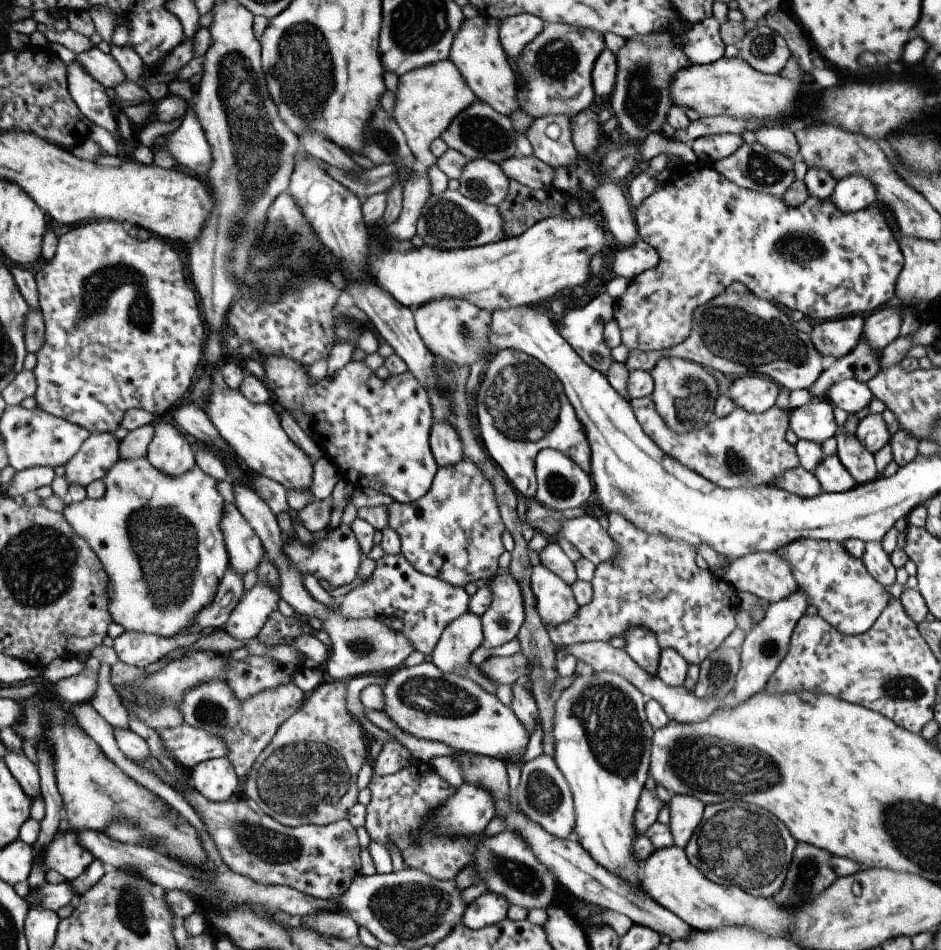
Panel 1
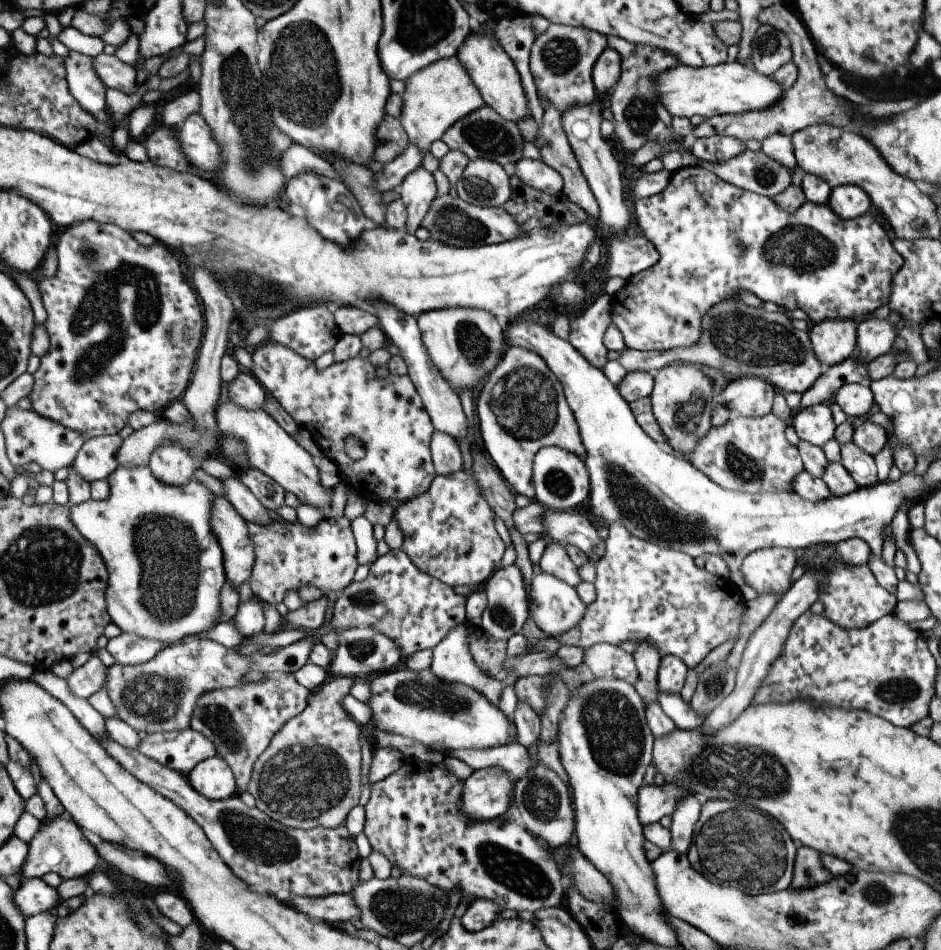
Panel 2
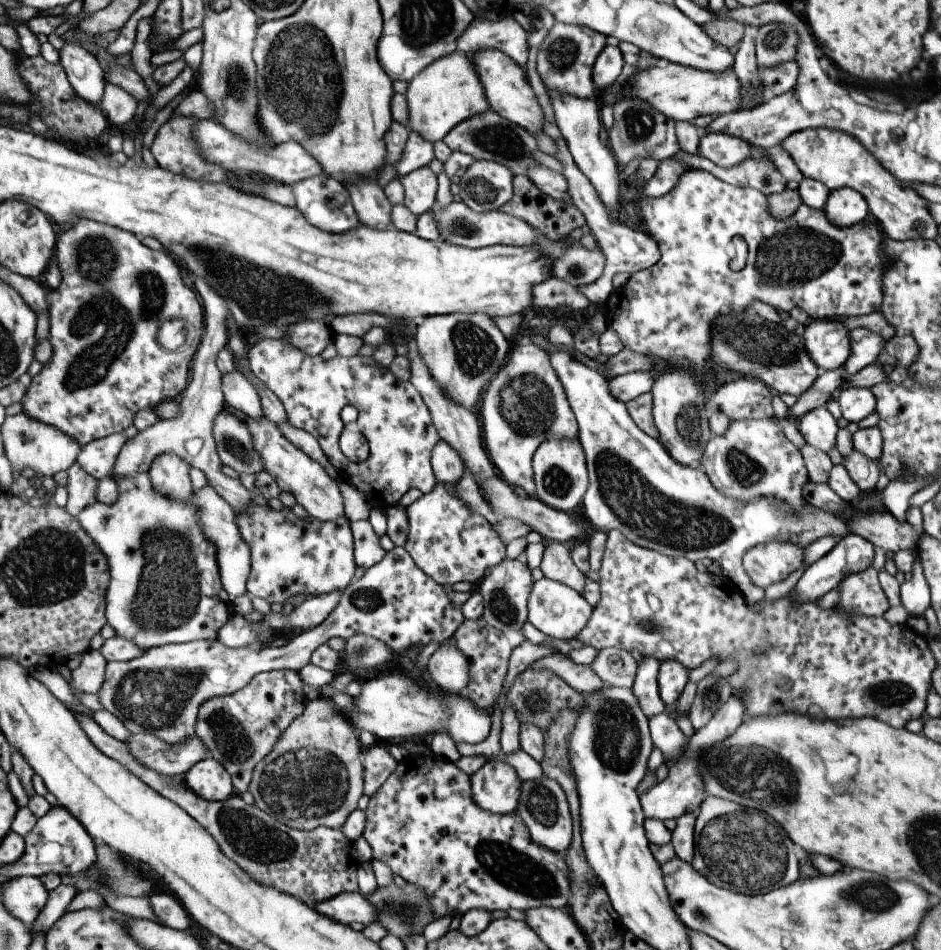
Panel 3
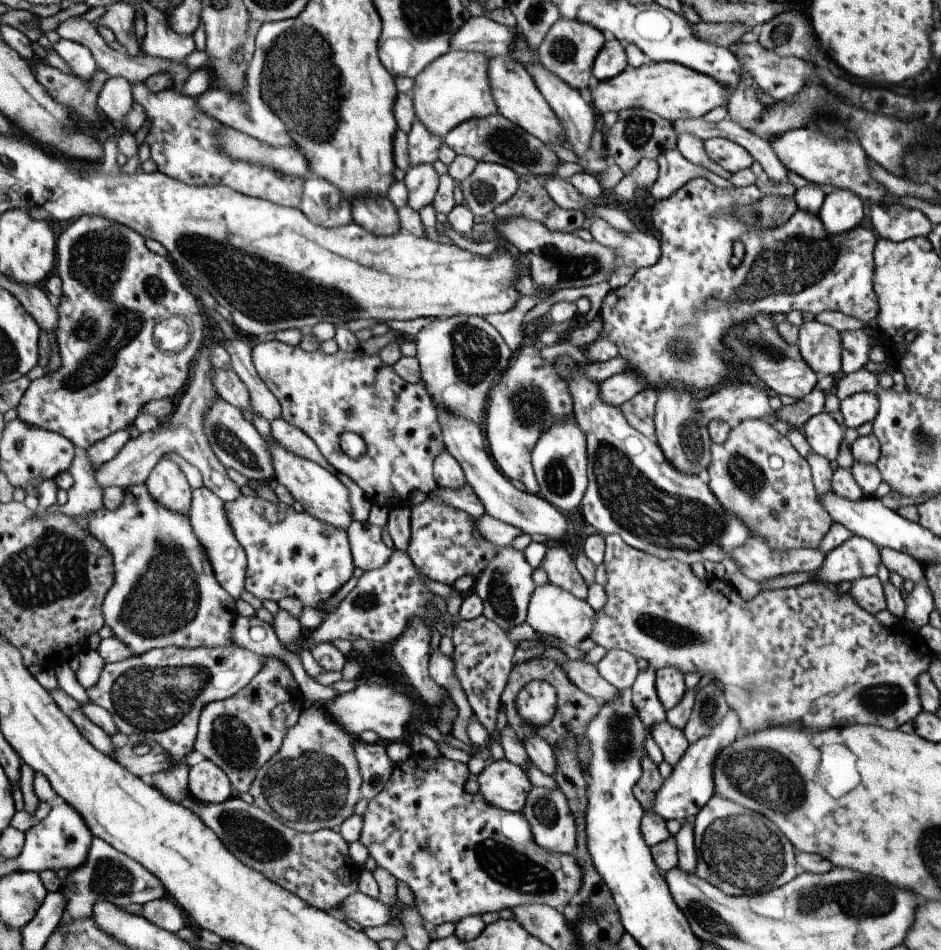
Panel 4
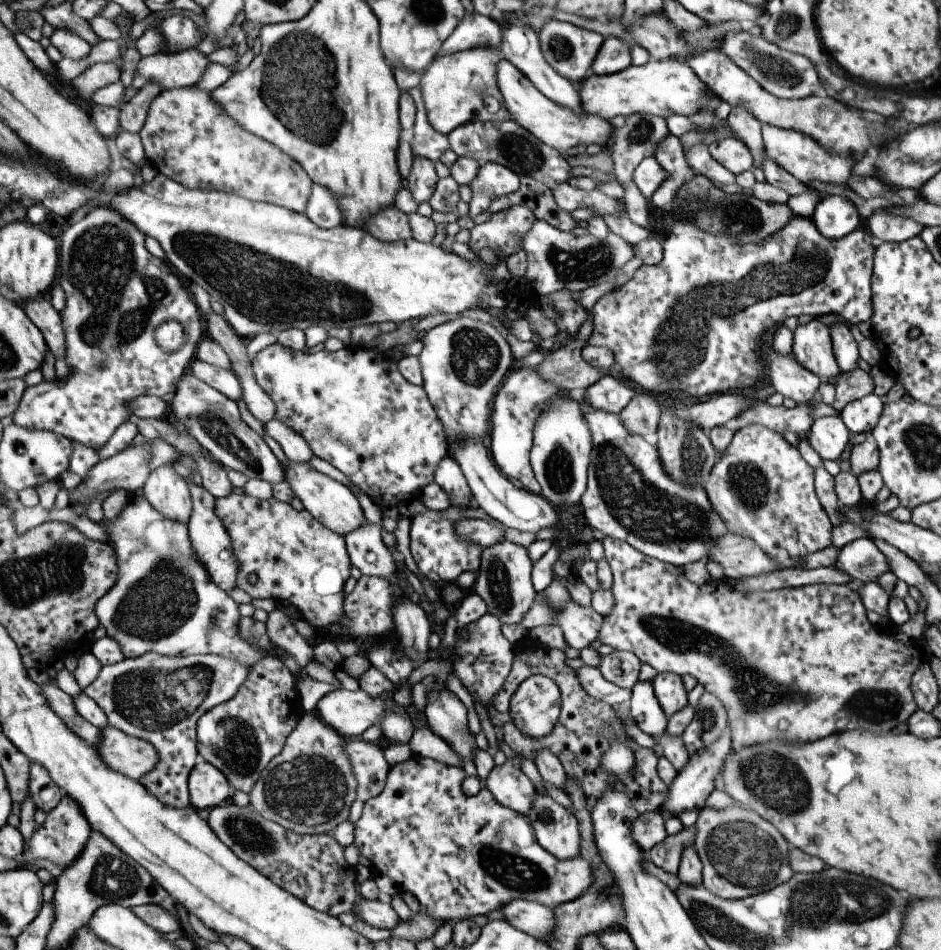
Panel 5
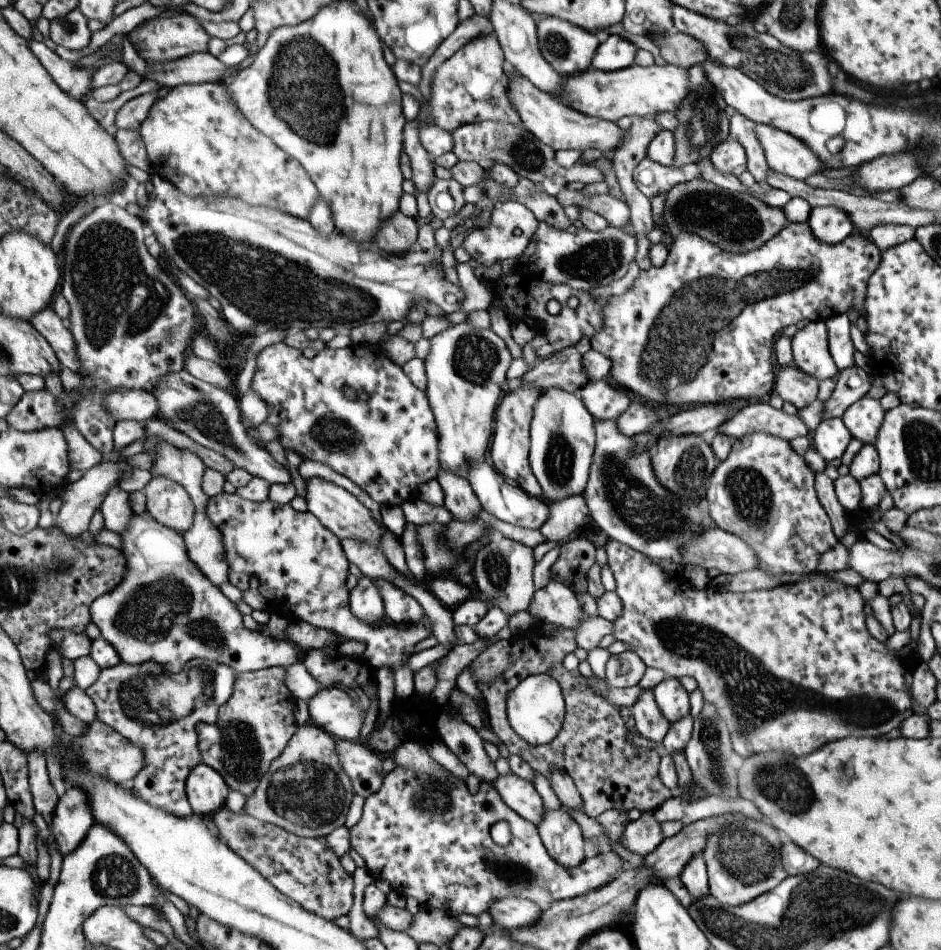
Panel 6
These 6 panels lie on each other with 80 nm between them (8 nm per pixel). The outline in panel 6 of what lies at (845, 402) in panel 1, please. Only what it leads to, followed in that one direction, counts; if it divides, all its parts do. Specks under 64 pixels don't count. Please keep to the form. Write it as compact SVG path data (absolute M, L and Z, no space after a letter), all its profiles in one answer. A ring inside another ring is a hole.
M861 397L849 405L841 416L845 428L863 445L873 444L884 417L884 410L875 399Z

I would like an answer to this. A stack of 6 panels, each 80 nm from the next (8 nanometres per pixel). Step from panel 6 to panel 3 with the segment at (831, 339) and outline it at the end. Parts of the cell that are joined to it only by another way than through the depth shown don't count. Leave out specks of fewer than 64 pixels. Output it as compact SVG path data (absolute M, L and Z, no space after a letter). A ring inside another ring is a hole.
M856 328L848 332L848 343L849 356L841 368L847 375L852 375L876 360L885 341L867 329Z

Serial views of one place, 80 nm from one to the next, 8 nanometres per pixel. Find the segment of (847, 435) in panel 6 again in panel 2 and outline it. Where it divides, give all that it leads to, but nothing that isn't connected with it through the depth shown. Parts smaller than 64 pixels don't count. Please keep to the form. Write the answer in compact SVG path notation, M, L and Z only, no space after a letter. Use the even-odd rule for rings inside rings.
M827 403L792 411L788 423L794 428L799 439L820 447L833 438L836 424L831 418Z

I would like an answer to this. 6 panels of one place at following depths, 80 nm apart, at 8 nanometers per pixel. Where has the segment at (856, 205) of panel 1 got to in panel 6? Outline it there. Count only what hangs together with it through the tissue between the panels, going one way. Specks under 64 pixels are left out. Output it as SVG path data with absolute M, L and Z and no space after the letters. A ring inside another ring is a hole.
M813 207L806 220L810 233L823 245L836 245L855 233L849 217L835 207Z

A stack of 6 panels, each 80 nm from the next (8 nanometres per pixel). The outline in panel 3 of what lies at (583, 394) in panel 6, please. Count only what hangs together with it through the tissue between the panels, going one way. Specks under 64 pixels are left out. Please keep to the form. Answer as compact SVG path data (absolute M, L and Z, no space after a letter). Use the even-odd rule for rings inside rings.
M647 371L628 372L607 380L608 391L622 403L650 392L653 380Z

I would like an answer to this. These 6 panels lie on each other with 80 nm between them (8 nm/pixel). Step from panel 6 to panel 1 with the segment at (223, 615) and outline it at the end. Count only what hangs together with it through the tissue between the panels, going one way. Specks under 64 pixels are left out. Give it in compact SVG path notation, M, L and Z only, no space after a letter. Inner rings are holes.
M147 457L120 459L103 480L107 485L107 492L102 499L87 498L80 503L71 503L66 506L64 515L76 530L76 533L90 544L90 547L100 555L100 559L104 562L105 570L108 571L110 578L111 614L115 622L123 626L125 631L135 631L167 638L176 637L187 631L196 622L199 613L214 603L221 581L230 567L230 553L227 550L221 528L224 515L223 507L226 500L217 488L219 481L207 474L199 465L184 475L173 477L153 466Z

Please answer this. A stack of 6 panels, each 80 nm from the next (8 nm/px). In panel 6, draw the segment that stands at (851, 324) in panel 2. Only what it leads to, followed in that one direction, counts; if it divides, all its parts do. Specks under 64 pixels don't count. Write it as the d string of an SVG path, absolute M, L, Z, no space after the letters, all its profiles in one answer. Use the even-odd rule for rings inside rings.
M823 321L809 322L790 338L793 366L815 380L834 379L838 373L831 360Z

